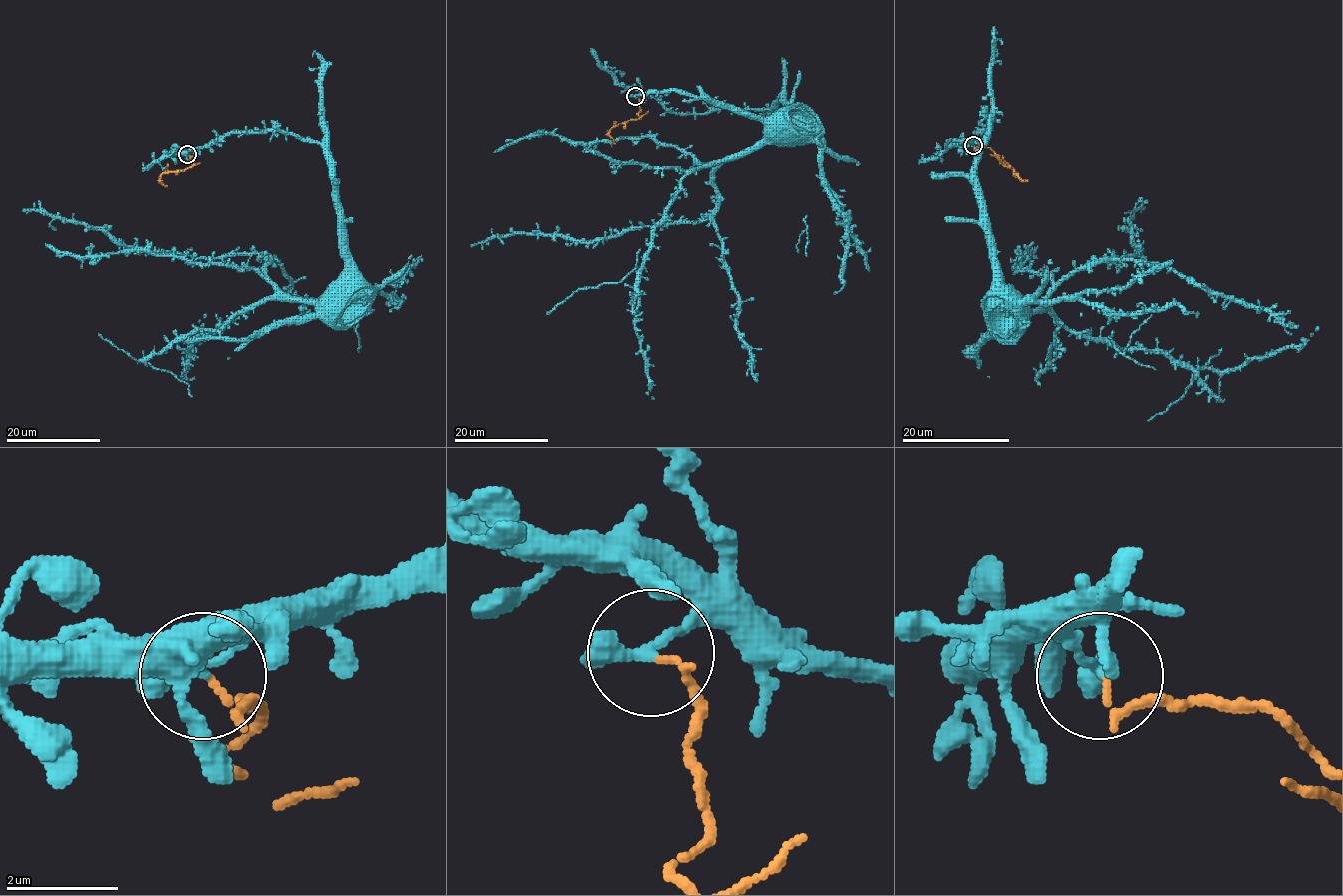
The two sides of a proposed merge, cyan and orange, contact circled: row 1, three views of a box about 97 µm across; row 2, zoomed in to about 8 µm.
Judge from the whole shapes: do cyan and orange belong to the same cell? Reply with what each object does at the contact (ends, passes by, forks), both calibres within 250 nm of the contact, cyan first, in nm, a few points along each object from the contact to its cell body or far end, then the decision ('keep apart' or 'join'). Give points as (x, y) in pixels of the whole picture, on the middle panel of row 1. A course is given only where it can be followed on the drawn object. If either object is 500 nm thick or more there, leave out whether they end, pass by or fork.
cyan passes by | orange ends | 240/120 nm | cyan via (635, 95), (679, 113), (780, 98), (792, 117), (714, 171), (717, 208), (704, 219), (471, 247) | orange via (636, 96), (640, 118), (614, 125), (608, 134), (615, 144) | keep apart

